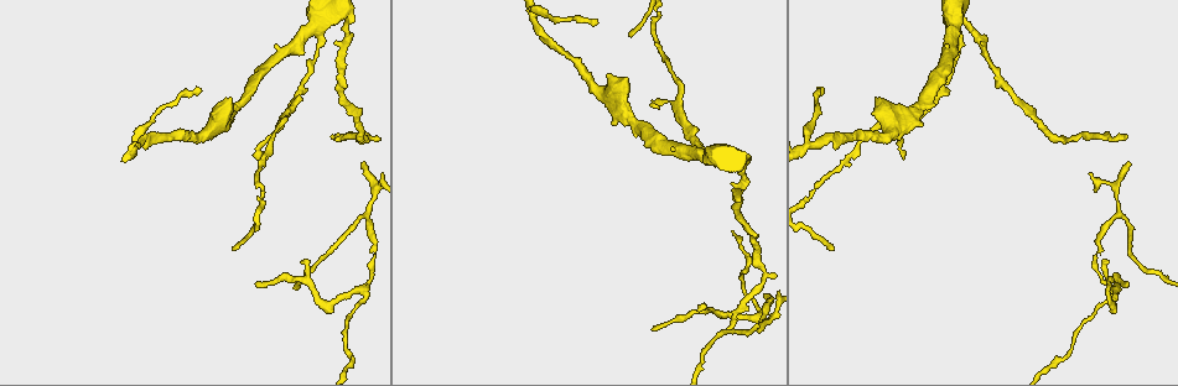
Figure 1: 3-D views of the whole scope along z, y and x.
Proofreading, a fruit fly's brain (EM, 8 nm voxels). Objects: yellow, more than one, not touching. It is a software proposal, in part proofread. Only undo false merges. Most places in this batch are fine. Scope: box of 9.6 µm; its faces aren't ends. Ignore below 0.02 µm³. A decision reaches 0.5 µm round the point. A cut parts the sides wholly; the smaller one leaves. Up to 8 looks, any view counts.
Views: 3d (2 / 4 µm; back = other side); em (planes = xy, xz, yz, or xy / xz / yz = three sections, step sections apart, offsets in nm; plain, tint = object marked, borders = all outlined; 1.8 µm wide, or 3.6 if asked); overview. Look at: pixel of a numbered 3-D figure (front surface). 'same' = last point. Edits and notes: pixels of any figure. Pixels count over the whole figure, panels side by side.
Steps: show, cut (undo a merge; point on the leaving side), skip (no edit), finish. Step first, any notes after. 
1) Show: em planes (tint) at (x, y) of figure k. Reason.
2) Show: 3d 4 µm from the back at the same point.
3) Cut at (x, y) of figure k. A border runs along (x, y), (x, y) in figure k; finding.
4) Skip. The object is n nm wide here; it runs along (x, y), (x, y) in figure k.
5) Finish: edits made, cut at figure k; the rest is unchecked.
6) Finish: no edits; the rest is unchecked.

Show: em planes (tint) at (136, 144) of figure 1.

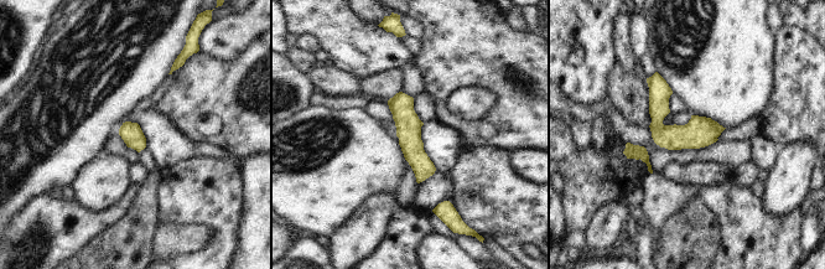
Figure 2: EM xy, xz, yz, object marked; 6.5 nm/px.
Skip. It runs along (399, 96), (419, 160), (419, 179) in figure 2; one cell here.

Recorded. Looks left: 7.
Show: 3d 4 µm at (317, 24) of figure 1. Sudden change in width.

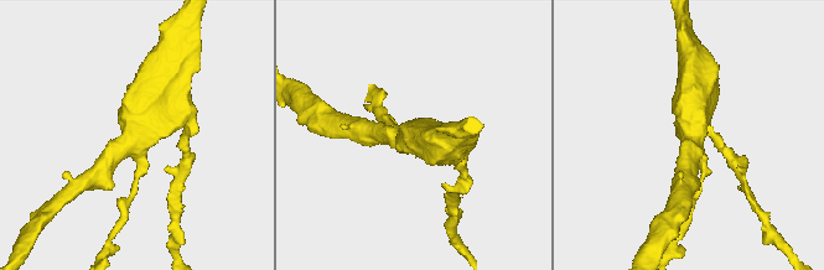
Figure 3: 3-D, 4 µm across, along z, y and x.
Show: em 3.6 µm planes (tint) at (694, 138) of figure 3. 3 arms meet here; now the EM.

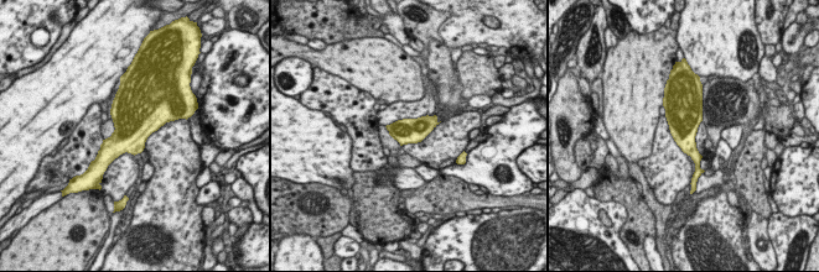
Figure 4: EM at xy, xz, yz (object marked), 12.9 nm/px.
Skip. One cell here.

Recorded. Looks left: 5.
Show: 3d 2 µm from the back at (368, 140) of figure 1. Abrupt turn.

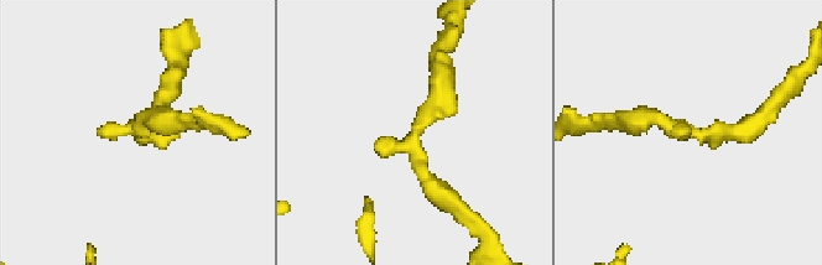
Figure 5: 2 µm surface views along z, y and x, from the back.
Show: em 3.6 µm planes (plain) at (406, 149) of figure 5. Need the tissue.

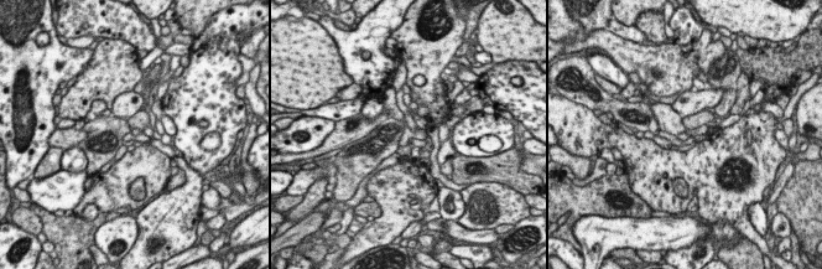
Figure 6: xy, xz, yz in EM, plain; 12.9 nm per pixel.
Show: em 3.6 µm planes (tint) at the same point.

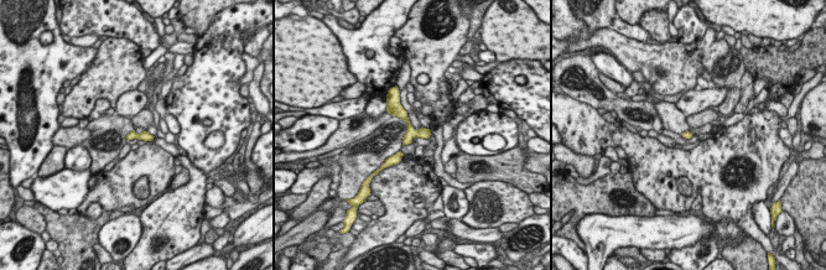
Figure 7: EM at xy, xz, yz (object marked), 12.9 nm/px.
Skip. It runs along (390, 108), (415, 133), (426, 135) in figure 7; continuous, no second cell.

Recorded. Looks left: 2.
Show: em xy step 16 (tint) at (1117, 214) of figure 1. Arms part here.

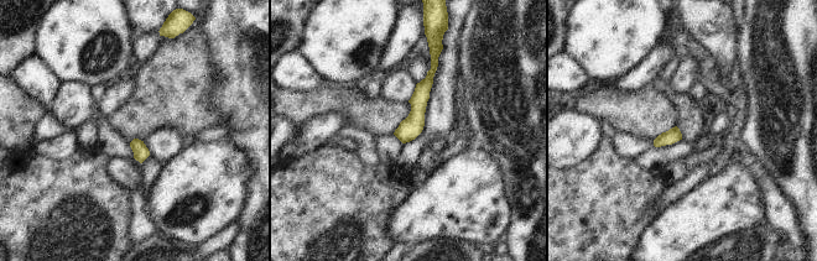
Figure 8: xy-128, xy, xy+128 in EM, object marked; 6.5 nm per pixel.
Show: em planes (borders) at the same point. Another direction.

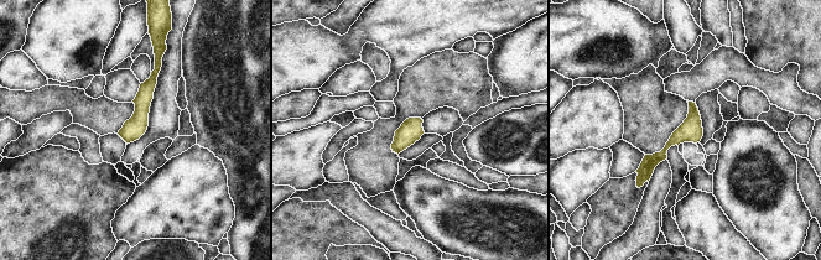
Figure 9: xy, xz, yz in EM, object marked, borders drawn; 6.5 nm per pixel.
Skip. The object is 140 nm wide here; one cell here.

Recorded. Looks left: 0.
Finish: no edits; the rest is unchecked.

